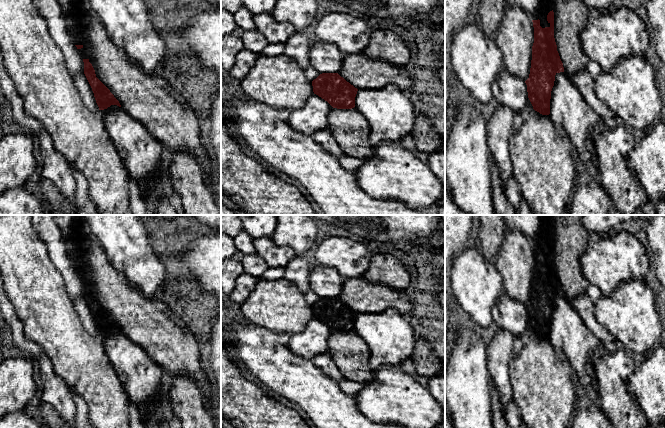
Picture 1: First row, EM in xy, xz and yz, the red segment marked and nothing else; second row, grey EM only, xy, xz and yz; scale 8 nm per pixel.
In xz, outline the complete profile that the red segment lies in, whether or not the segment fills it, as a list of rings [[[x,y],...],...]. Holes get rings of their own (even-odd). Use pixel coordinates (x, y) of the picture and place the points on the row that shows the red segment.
[[[322,73],[312,81],[313,92],[333,108],[352,109],[358,89],[338,73]]]

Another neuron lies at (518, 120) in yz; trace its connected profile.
[[[527,98],[525,107],[519,113],[515,113],[515,115],[514,115],[513,125],[512,125],[513,133],[516,133],[519,130],[523,121],[529,116],[529,114],[533,110],[534,110],[533,106],[532,106],[529,98]]]

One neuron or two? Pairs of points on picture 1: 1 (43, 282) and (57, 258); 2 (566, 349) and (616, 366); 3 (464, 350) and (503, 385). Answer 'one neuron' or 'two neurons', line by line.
1: two neurons
2: two neurons
3: two neurons

